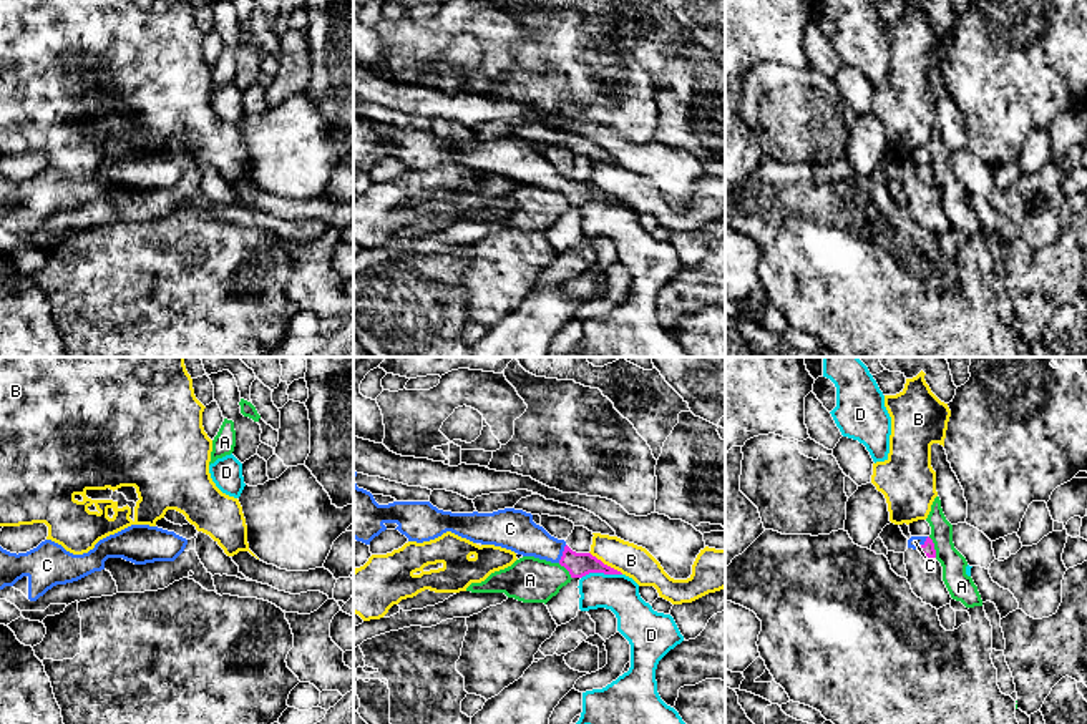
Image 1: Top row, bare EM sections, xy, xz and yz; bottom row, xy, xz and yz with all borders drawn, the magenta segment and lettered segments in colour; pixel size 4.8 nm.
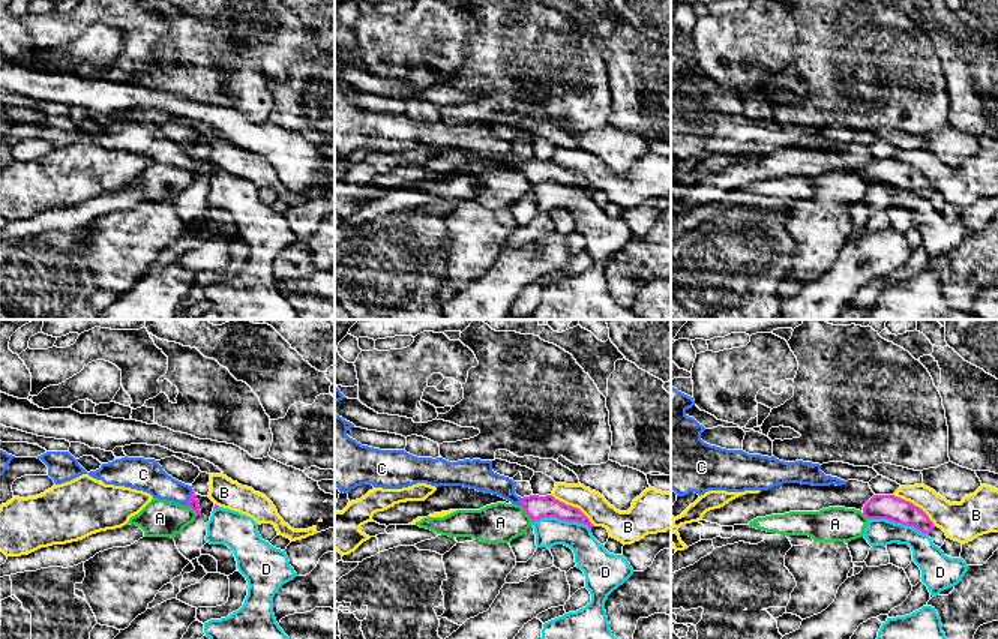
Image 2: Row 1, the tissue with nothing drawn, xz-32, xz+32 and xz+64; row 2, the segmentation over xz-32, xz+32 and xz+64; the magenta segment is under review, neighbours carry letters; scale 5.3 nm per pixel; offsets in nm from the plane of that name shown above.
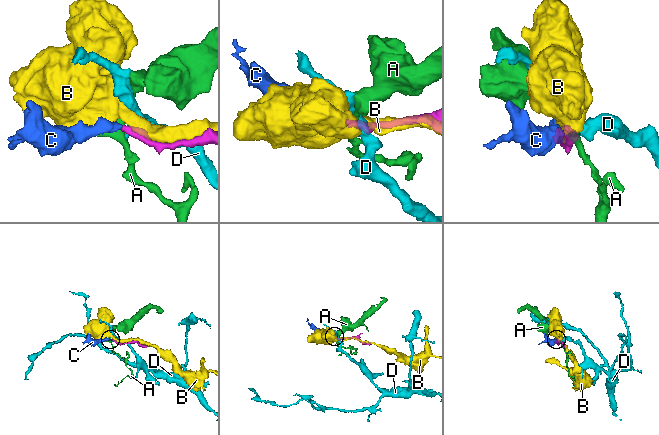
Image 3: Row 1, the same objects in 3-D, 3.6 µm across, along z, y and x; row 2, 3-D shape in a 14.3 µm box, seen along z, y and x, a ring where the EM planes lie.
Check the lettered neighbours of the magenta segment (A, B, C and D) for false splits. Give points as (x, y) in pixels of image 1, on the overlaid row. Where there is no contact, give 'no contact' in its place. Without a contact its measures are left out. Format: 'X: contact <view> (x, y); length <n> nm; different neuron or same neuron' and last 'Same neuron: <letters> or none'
A: contact yz (933, 548); length 120 nm; different neuron
B: contact xz (606, 565); length 200 nm; different neuron
C: contact xz (563, 553); length 100 nm; same neuron
D: contact xz (601, 572); length 200 nm; different neuron
Same neuron: C

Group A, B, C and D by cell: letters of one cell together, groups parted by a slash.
A / B / C / D

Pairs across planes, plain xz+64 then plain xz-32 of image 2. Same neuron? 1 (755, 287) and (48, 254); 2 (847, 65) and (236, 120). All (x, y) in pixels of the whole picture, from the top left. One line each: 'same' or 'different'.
1: same
2: different

